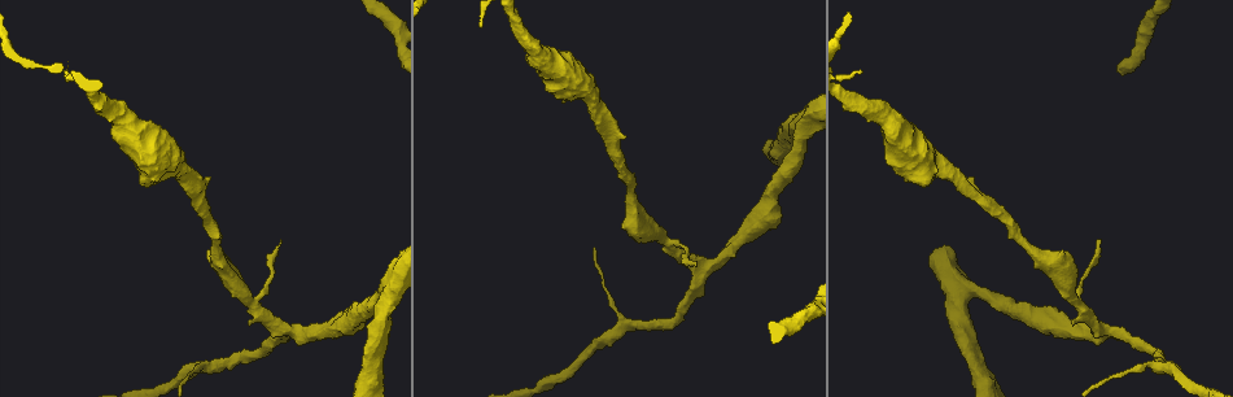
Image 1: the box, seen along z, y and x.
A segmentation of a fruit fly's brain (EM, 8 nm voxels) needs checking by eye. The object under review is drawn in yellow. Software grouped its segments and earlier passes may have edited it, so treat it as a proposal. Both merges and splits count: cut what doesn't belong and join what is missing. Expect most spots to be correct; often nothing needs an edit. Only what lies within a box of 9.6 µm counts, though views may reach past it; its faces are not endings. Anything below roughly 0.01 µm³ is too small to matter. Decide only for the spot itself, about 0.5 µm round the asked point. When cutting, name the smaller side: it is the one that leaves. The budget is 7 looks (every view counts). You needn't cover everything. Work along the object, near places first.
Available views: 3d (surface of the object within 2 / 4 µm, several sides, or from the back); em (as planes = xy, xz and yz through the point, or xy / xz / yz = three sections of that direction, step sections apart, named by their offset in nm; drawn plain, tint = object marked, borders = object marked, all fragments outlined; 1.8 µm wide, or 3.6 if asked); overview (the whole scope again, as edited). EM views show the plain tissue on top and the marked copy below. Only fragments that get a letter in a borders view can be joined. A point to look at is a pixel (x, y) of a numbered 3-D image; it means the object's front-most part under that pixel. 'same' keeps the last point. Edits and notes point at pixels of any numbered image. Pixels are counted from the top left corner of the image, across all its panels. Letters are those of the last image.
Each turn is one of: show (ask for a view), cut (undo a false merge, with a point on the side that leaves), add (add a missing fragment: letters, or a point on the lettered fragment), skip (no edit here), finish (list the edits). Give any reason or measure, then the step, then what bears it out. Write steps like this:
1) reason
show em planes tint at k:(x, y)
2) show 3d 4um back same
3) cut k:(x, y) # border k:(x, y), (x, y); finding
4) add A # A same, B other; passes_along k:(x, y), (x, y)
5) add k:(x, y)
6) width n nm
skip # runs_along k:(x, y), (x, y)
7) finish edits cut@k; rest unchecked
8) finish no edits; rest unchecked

three-way junction
show em planes borders at 1:(665, 240)

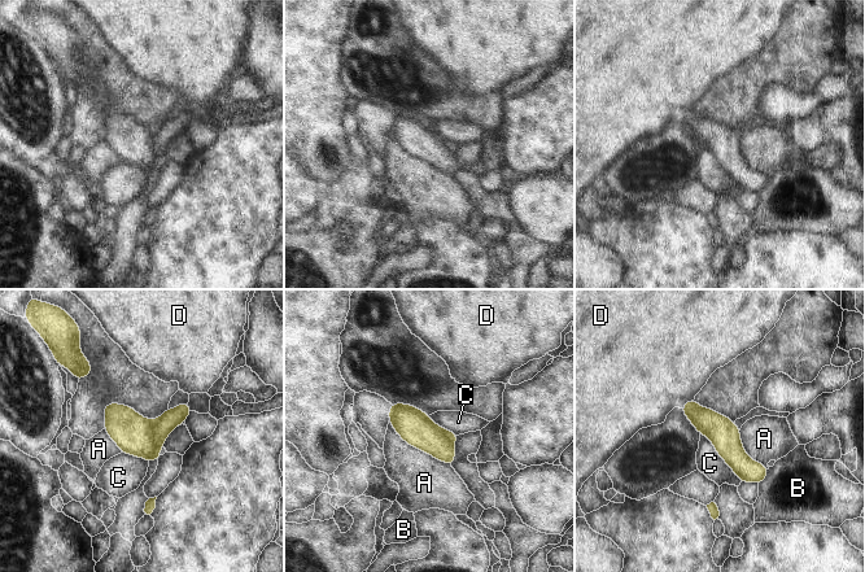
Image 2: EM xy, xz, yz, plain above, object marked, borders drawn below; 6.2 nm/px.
width 190 nm; longest_contact A 480 nm
cut 2:(171, 418) # A other, B other, C other, D other; two cells meet here

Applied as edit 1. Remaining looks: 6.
redraw
show overview

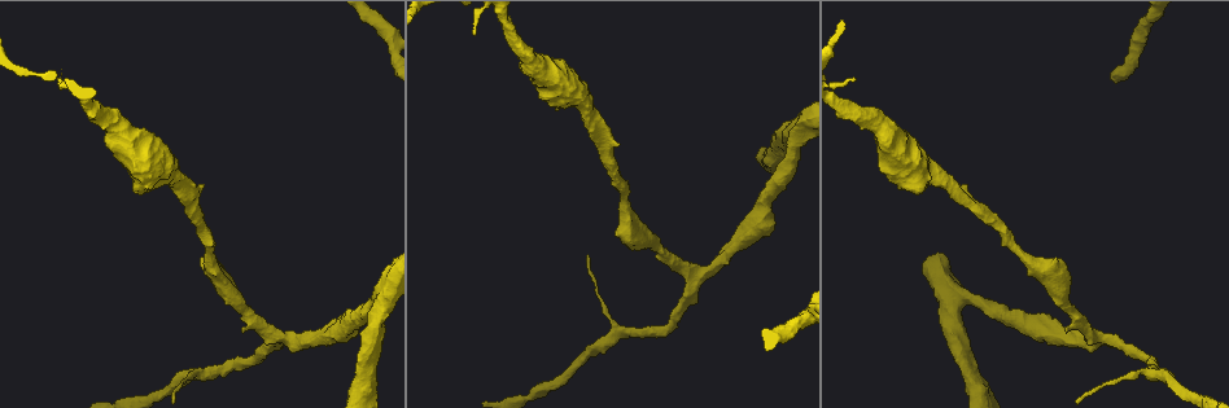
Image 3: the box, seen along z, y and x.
an open end
show em yz step 4 borders at 3:(202, 186)

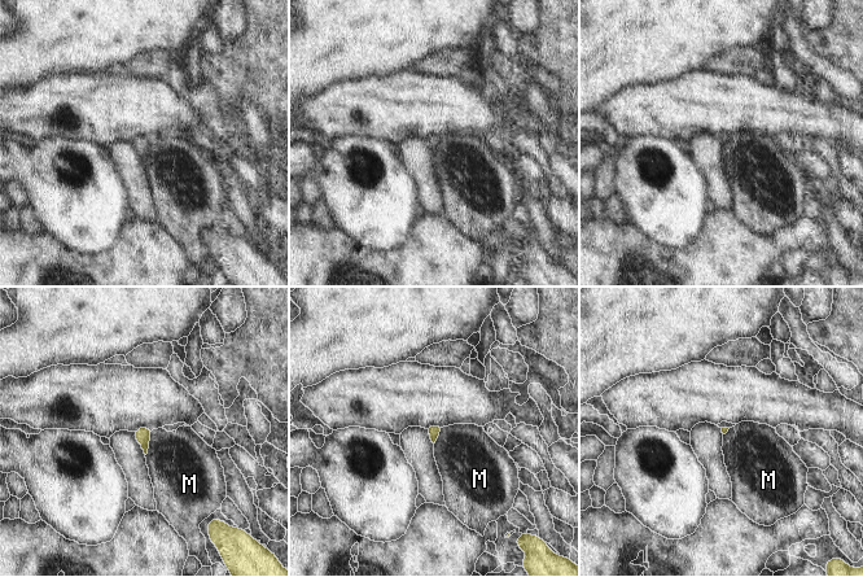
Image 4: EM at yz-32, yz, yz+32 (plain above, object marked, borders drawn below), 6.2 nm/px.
another direction
show em planes borders same

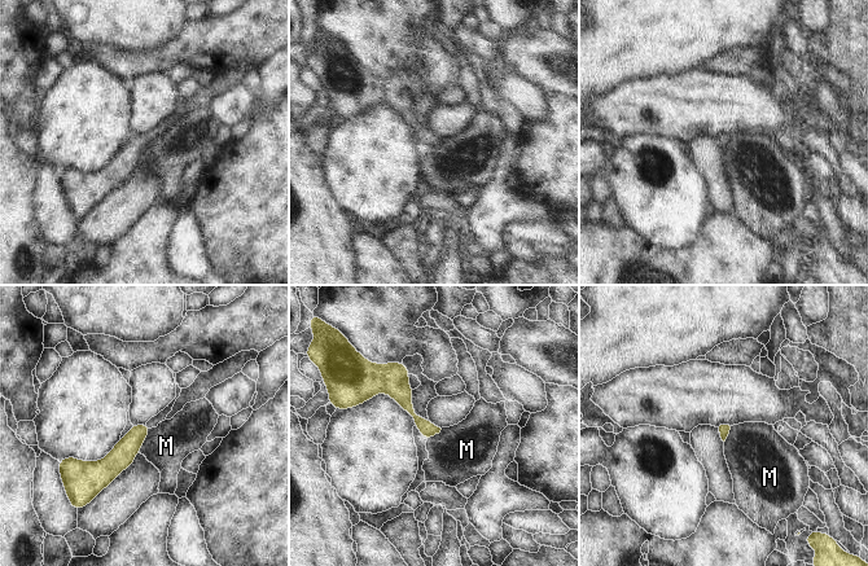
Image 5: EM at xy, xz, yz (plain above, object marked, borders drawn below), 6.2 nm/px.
skip # M other; runs_along 5:(147, 429), (104, 470), (78, 470); no lettered fragment goes on from it

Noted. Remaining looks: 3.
tapers out
show em planes borders at 3:(856, 79)

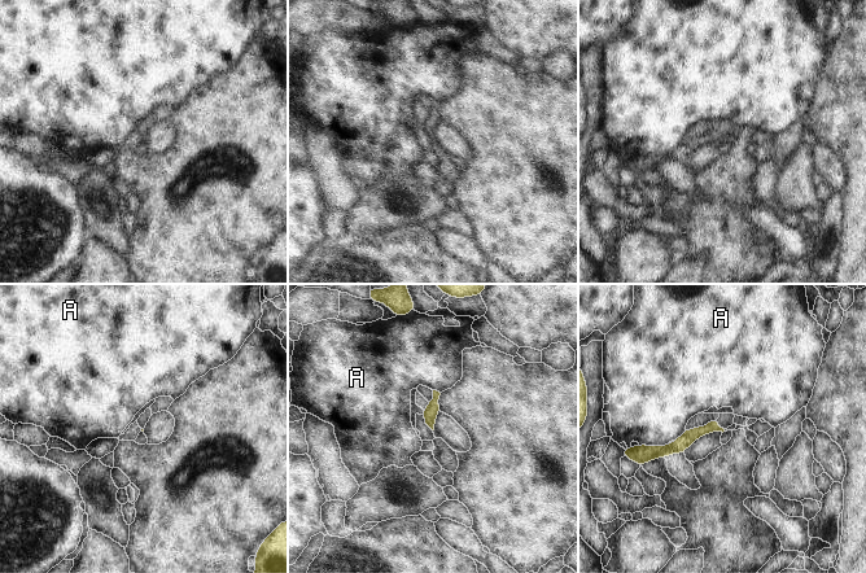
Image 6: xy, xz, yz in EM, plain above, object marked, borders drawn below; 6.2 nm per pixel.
skip # A other; runs_along 6:(716, 428), (673, 449), (648, 449); none of them fits

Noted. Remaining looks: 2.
finish edits cut@2; rest unchecked

